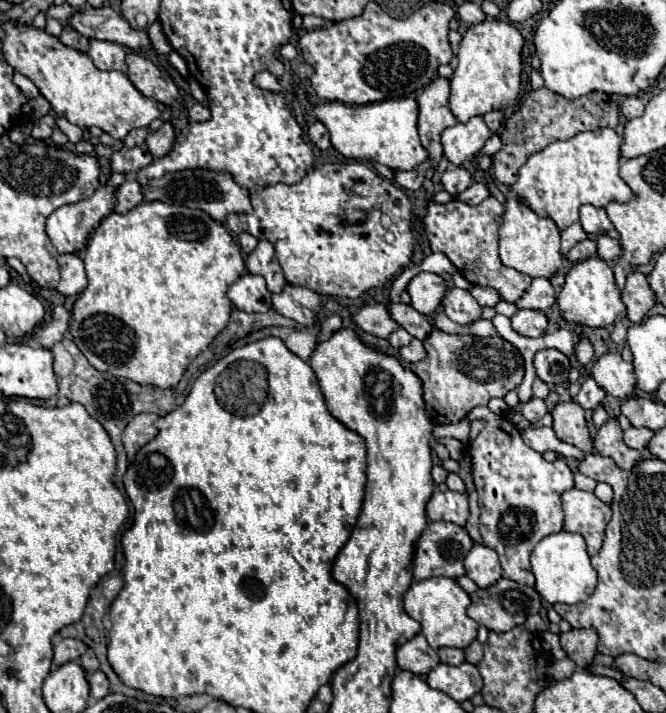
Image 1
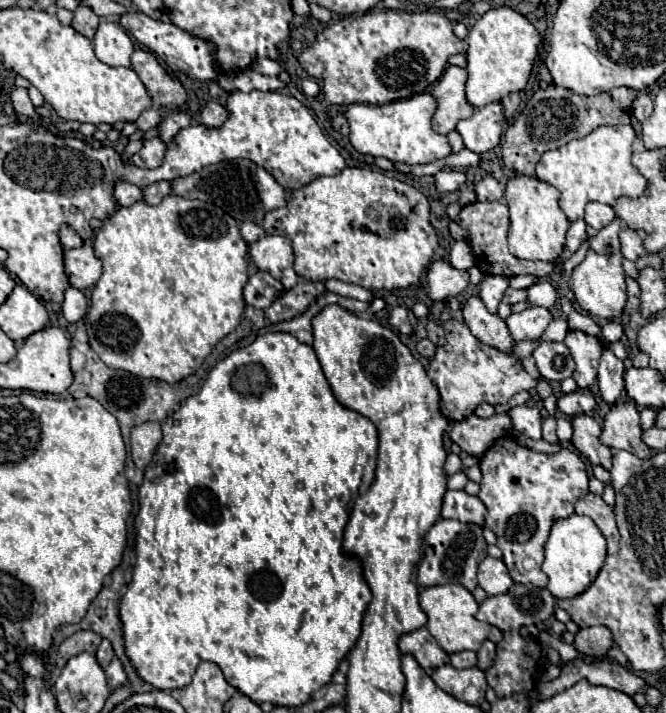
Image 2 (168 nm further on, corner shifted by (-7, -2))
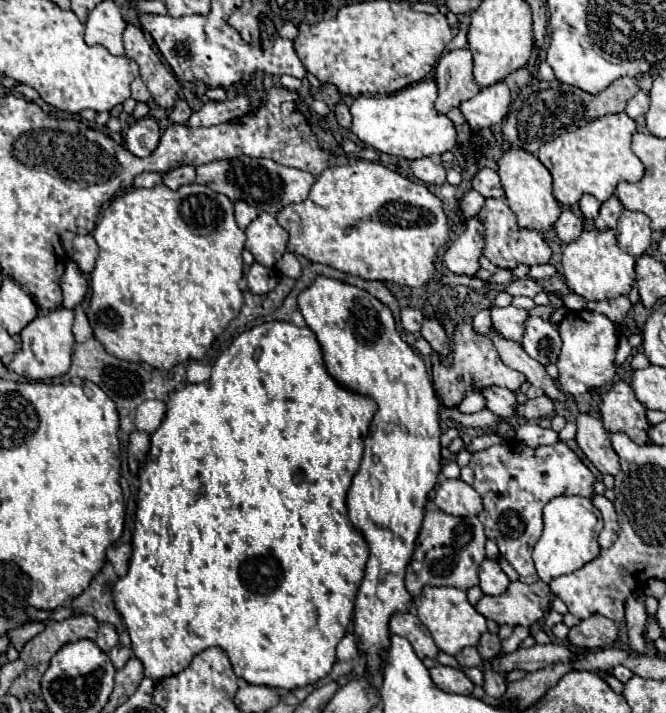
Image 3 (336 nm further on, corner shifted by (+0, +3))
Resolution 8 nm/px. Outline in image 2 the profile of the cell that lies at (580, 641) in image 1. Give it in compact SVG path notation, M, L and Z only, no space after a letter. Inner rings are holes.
M590 626L590 628L582 628L576 634L574 640L574 648L584 654L584 656L592 656L592 658L604 658L606 652L612 648L612 634L606 626Z

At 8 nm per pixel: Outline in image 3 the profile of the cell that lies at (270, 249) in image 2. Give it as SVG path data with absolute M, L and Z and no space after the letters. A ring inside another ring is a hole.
M261 213L247 229L245 249L251 251L257 263L265 267L275 267L283 257L287 247L287 233L277 225L275 217L269 213Z

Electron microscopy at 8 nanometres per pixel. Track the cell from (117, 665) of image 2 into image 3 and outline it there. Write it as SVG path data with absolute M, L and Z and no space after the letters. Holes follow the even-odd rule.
M117 643L109 653L109 659L113 661L113 667L115 669L121 669L127 661L129 661L129 655L131 655L131 649L127 649L127 647L123 647L121 643Z

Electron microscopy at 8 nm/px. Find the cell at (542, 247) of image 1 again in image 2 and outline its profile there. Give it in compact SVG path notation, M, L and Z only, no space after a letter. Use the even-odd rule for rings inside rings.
M516 174L508 180L504 198L510 208L508 246L514 256L524 258L524 260L544 260L544 262L554 262L560 256L570 220L560 210L558 196L560 194L554 186L538 180L536 176Z

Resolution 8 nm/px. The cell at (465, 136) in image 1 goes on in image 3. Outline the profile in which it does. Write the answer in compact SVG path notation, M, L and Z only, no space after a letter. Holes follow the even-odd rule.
M501 81L487 89L481 89L471 101L463 101L459 109L465 121L469 123L471 131L479 131L485 127L501 125L501 121L509 111L509 103L511 103L509 89L505 81Z

